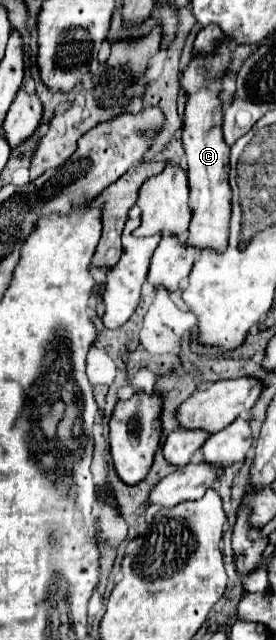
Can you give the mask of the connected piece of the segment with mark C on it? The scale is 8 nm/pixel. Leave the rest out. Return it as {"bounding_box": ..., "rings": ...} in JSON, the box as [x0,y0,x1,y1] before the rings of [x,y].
{"bounding_box":[180,38,232,252],"rings":[[[226,38],[226,42],[216,50],[216,54],[194,58],[180,78],[180,84],[188,94],[182,142],[188,158],[192,220],[190,220],[186,244],[192,248],[212,248],[216,252],[224,252],[228,244],[228,222],[230,222],[230,200],[232,200],[232,190],[228,184],[230,146],[222,138],[224,110],[218,98],[222,84],[216,80],[226,72],[230,64],[232,48],[228,44],[230,40]]]}

